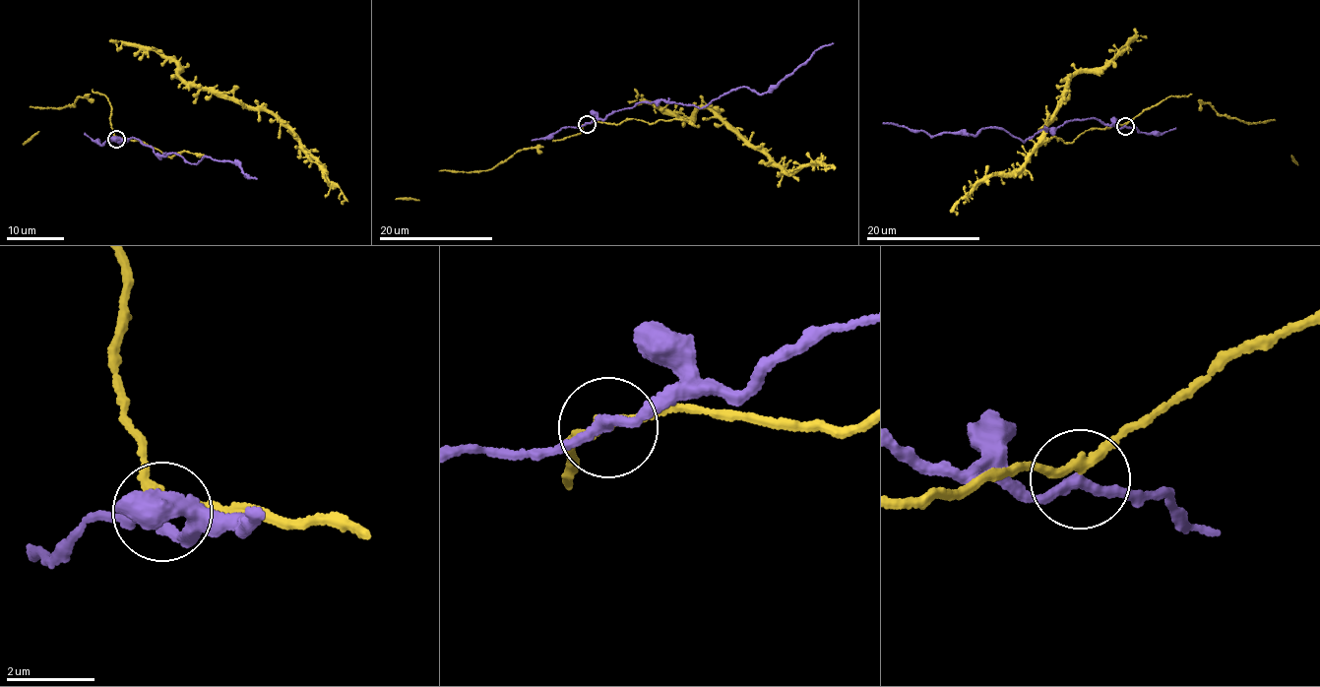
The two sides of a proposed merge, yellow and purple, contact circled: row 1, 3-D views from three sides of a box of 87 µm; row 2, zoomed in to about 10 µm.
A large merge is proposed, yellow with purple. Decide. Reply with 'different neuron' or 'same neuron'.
different neuron

